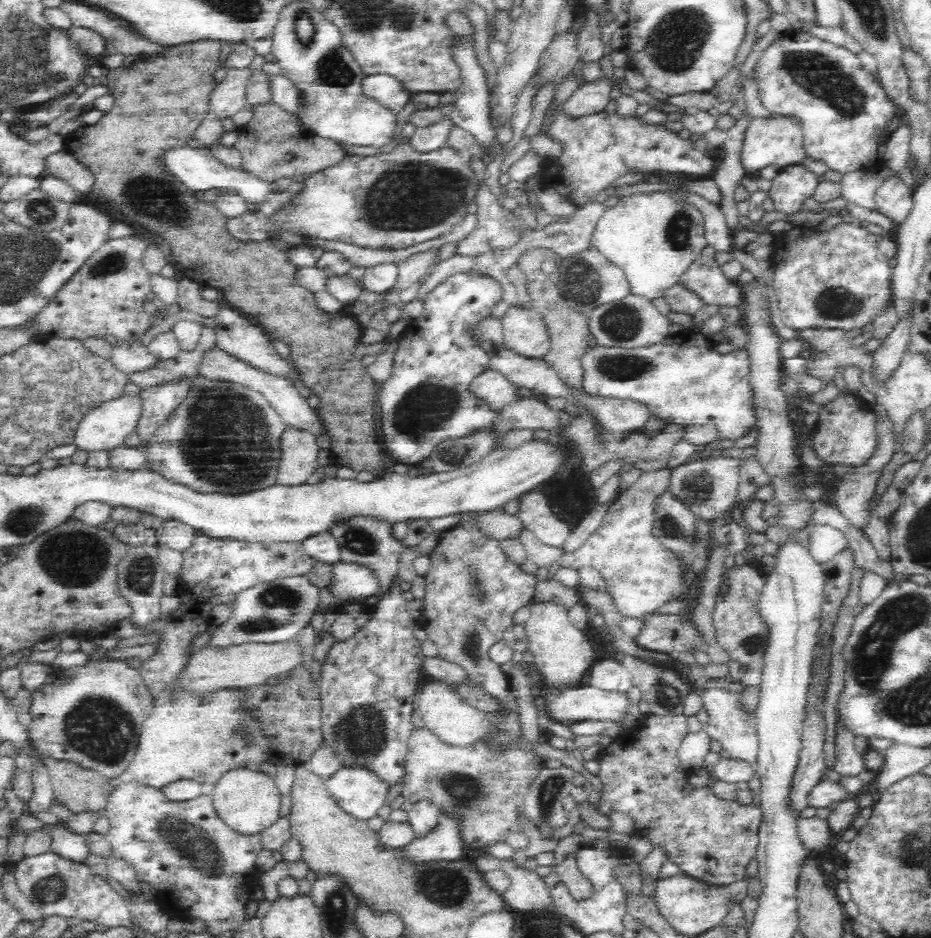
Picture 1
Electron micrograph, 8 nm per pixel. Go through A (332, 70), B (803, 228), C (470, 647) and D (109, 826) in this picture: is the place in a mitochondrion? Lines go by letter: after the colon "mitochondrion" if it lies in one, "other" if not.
A: mitochondrion
B: other
C: mitochondrion
D: other

